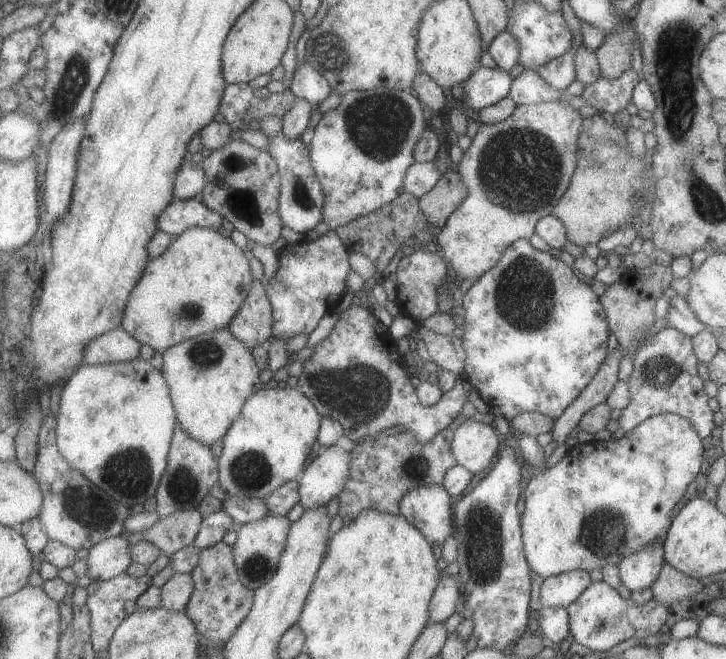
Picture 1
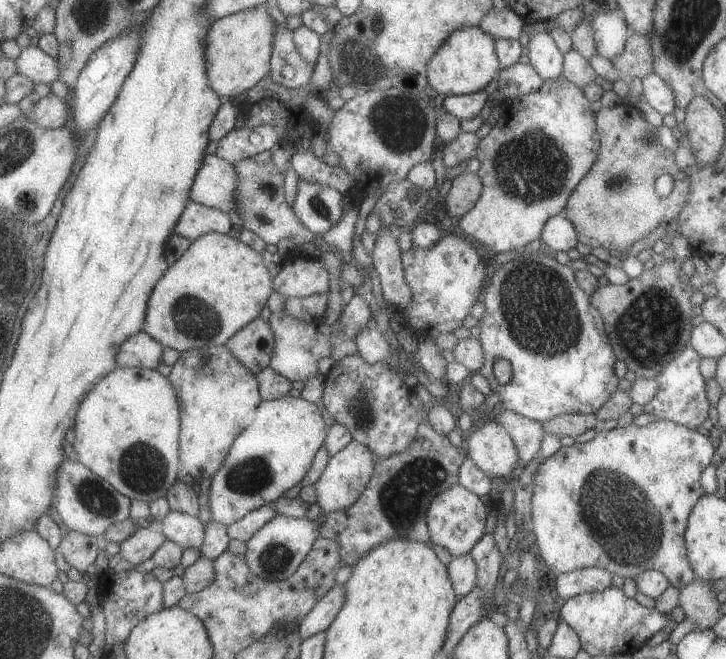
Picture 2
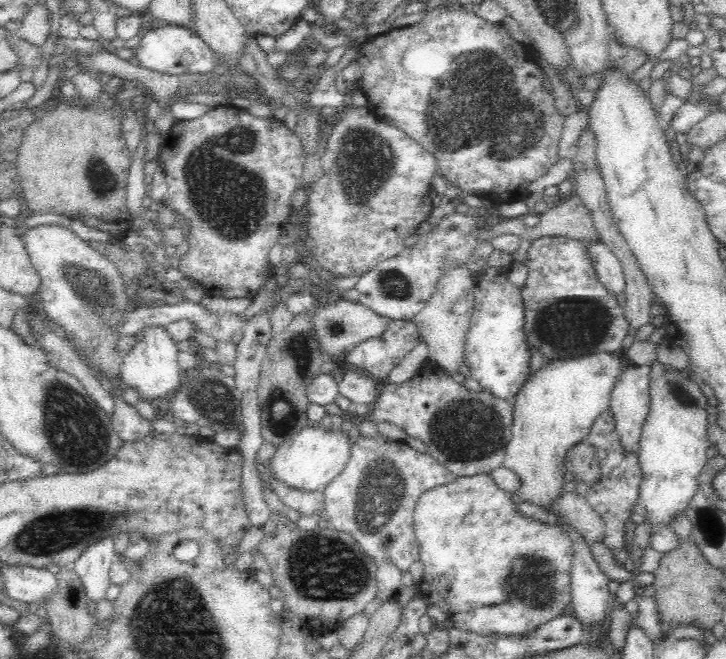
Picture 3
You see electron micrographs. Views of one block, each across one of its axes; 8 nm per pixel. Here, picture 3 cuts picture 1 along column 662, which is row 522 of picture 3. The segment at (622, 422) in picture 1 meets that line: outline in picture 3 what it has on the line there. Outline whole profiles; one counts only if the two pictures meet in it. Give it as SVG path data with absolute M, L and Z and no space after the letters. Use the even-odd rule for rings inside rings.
M360 435L351 447L346 468L322 490L328 528L350 533L360 549L377 565L387 562L406 573L413 563L420 561L413 523L418 498L432 488L454 482L456 478L430 454L420 454L404 441L388 440L380 435L374 438Z

